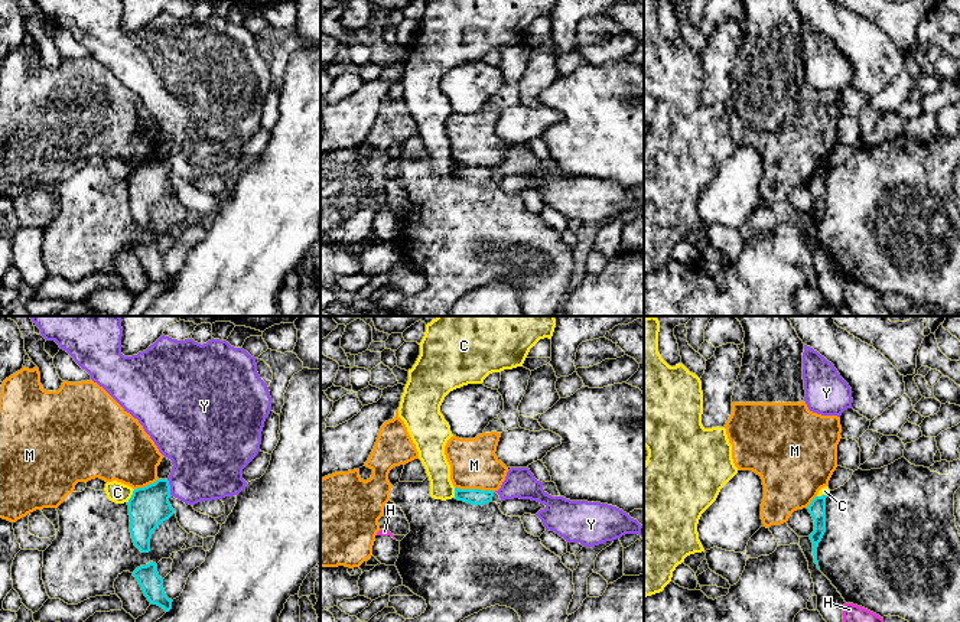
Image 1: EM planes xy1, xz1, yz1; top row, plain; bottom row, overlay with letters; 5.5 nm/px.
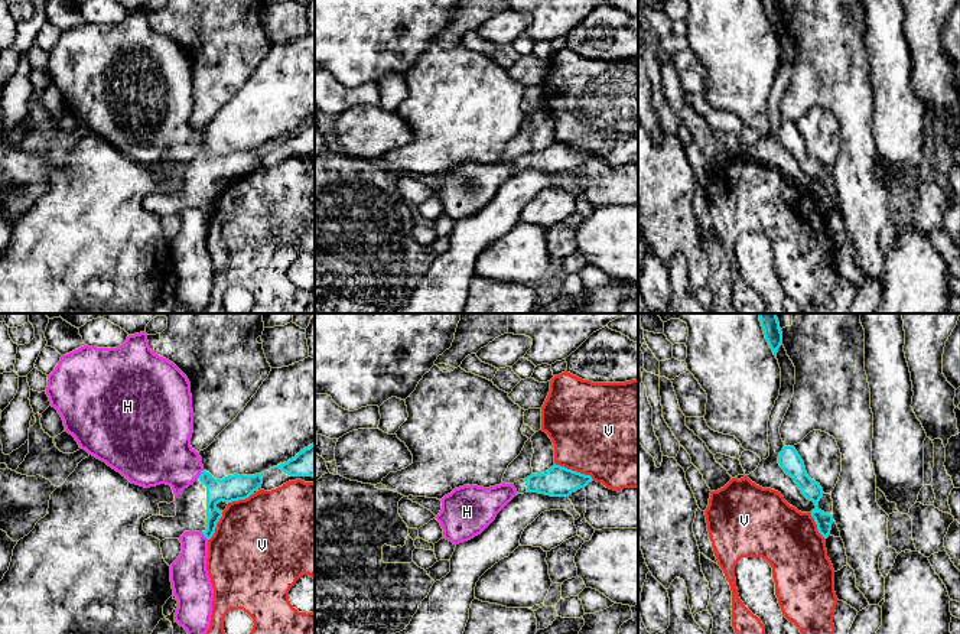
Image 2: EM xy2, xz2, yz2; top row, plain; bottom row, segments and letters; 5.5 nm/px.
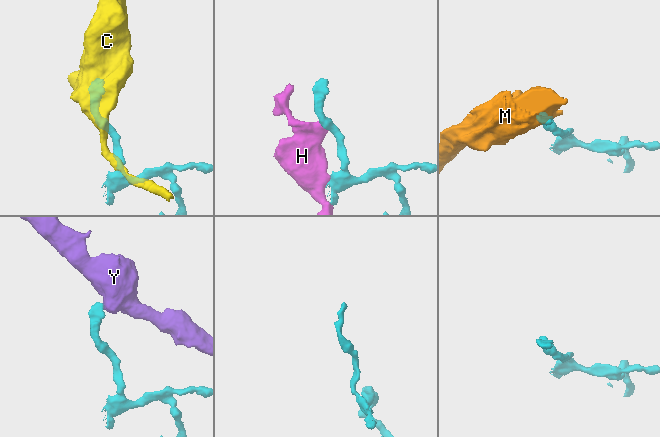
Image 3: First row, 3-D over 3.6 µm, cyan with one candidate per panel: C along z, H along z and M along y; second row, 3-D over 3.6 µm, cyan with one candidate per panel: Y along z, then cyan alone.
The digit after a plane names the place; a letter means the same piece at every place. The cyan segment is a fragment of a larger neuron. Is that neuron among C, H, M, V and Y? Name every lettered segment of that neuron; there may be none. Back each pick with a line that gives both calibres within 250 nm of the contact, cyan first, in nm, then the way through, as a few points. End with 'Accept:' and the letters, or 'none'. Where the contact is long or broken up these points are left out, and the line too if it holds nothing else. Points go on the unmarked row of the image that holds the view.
Accept: none

